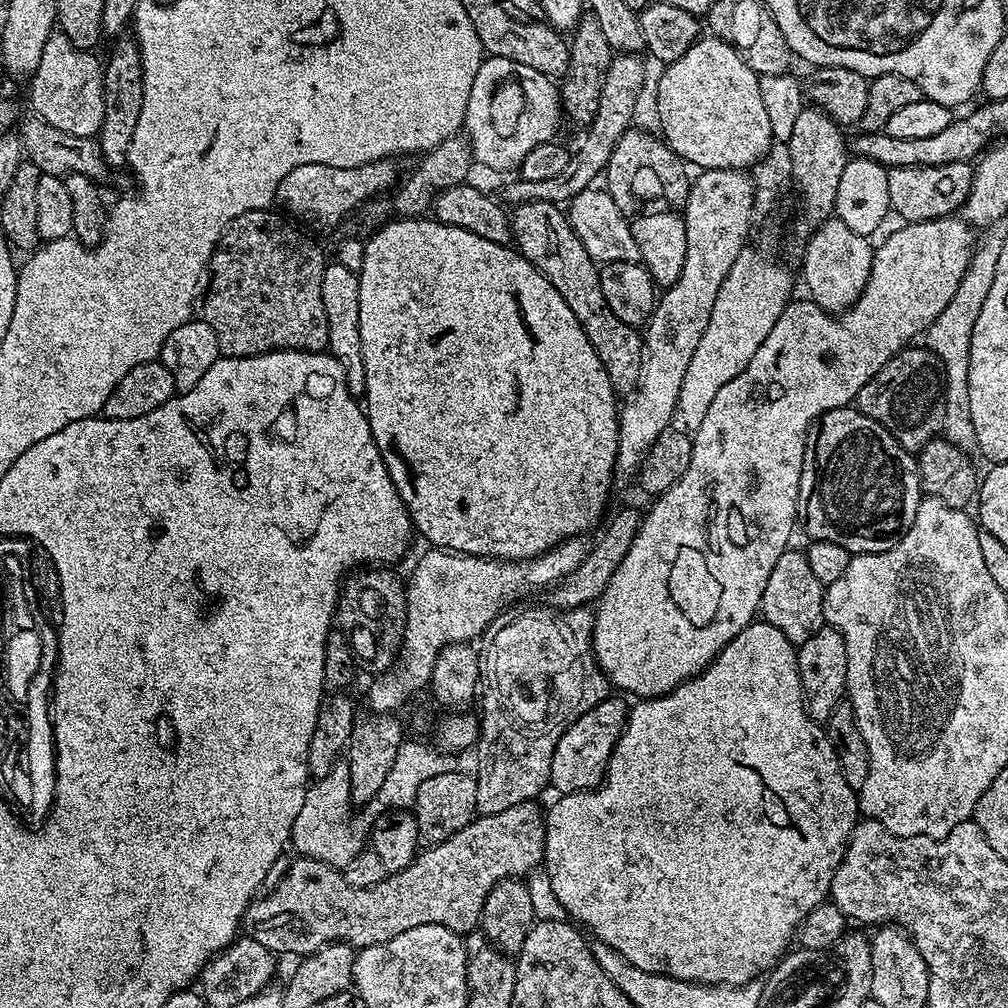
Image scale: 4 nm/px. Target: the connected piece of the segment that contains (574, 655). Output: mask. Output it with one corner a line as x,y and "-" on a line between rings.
588,606
528,608
521,616
506,621
504,625
501,623
487,637
488,645
482,648
480,662
480,712
478,739
474,745
476,764
484,768
484,773
475,777
476,811
479,815
498,814
502,810
510,810
510,806
515,804
535,801
536,795
544,787
549,787
550,762
554,758
558,738
562,738
564,731
575,720
582,718
586,710
598,706
598,702
610,695
608,677
598,666
596,655
592,652
593,615
593,609

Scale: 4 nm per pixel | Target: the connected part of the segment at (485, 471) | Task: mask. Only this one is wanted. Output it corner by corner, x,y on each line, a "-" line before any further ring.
393,218
387,224
381,224
379,230
364,241
364,257
362,270
358,274
358,325
361,335
361,360
365,368
365,390
362,395
366,405
370,430
374,434
374,442
382,454
382,462
386,462
386,470
396,487
396,493
402,498
408,516
412,519
413,529
420,532
433,548
442,548
450,552
461,552
467,556
486,556
489,560
532,560
543,552
549,552
555,544
561,544
572,536
584,536
600,520
604,507
608,504
608,495
612,492
612,476
616,472
616,455
620,441
620,417
618,415
618,394
612,389
610,378
606,374
606,366
602,366
602,358
590,346
590,338
578,326
578,318
574,318
574,310
566,306
562,294
550,286
545,276
529,262
515,247
498,242
490,242
486,238
478,238
478,234
470,234
470,230
462,230
458,226
442,224
435,218

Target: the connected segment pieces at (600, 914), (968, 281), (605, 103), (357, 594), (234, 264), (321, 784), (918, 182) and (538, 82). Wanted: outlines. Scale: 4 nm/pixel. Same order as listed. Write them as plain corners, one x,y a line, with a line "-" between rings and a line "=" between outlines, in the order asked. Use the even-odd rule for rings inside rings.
767,622
748,624
722,649
719,656
704,671
693,676
691,680
688,680
685,684
678,685
675,690
666,696
653,696
641,699
636,702
636,705
633,703
628,713
628,722
624,726
624,733
618,738
618,742
614,746
614,754
608,760
608,773
604,776
604,782
599,784
597,788
589,788
587,792
569,792
561,795
556,798
560,800
553,802
552,809
549,812
547,809
544,816
544,862
542,868
551,877
554,898
558,898
558,901
564,907
565,913
581,929
587,930
589,933
592,931
599,943
610,946
618,954
622,954
622,958
626,962
638,966
638,970
646,970
650,974
662,974
670,978
678,978
691,984
711,984
713,986
737,988
739,984
753,983
760,971
763,973
765,970
771,969
789,951
790,945
788,943
791,940
793,943
801,922
806,918
806,914
810,914
810,910
814,910
818,905
825,903
829,899
832,890
832,879
842,862
844,851
848,849
848,840
852,836
852,831
855,830
858,823
858,792
857,789
850,787
846,782
846,778
842,778
842,770
838,766
836,751
830,742
827,731
808,715
804,707
804,691
800,685
796,650
797,645
788,641
786,634
782,634
782,630
774,627
773,624
=
989,231
988,236
977,243
970,266
966,274
962,274
962,282
958,282
958,290
954,298
950,298
950,306
938,314
938,318
926,333
926,347
929,348
942,362
944,371
944,415
943,439
949,440
958,450
972,454
978,449
978,438
974,434
974,422
970,418
970,334
974,334
974,322
978,322
978,314
986,302
986,294
990,294
990,286
994,282
994,270
998,266
998,254
1002,250
1005,237
-
989,235
989,236
988,236
=
616,54
610,62
610,70
606,70
606,82
602,82
602,94
598,98
598,114
587,125
588,137
584,145
577,152
569,155
566,166
555,178
543,182
526,182
519,178
513,178
501,192
499,199
505,205
515,206
526,202
550,202
560,206
570,202
573,197
593,187
597,183
596,175
603,173
610,162
610,154
622,138
622,134
633,127
636,116
636,103
640,100
640,91
644,88
644,64
641,57
636,54
=
368,566
345,579
334,617
338,628
348,635
347,651
361,669
371,674
387,672
404,645
406,630
406,584
388,566
=
272,211
247,212
234,218
212,253
208,289
206,284
198,312
214,330
225,356
323,352
328,347
322,304
324,252
311,244
295,223
287,224
279,211
=
337,762
330,774
319,777
309,787
306,798
302,802
302,810
298,810
298,818
292,827
291,847
299,855
309,856
318,862
329,864
332,868
343,870
350,858
362,851
366,844
366,836
352,825
352,795
350,794
350,778
348,765
=
962,162
933,168
889,168
890,209
901,216
901,221
910,224
959,213
961,206
968,202
973,171
971,163
=
491,55
478,66
478,74
474,74
474,86
470,86
470,102
466,106
463,131
472,146
472,159
479,167
481,164
496,172
504,172
507,168
519,169
522,158
526,158
534,146
542,146
555,137
552,135
560,120
562,121
562,105
553,77
539,73
533,67
524,66
521,62

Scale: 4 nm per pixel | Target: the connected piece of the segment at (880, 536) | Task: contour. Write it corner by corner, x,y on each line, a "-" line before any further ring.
849,406
825,412
819,423
808,429
796,515
809,541
834,542
834,546
842,546
853,554
885,552
906,538
906,530
914,526
914,514
918,514
921,499
917,457
902,447
890,430
862,414
859,408

